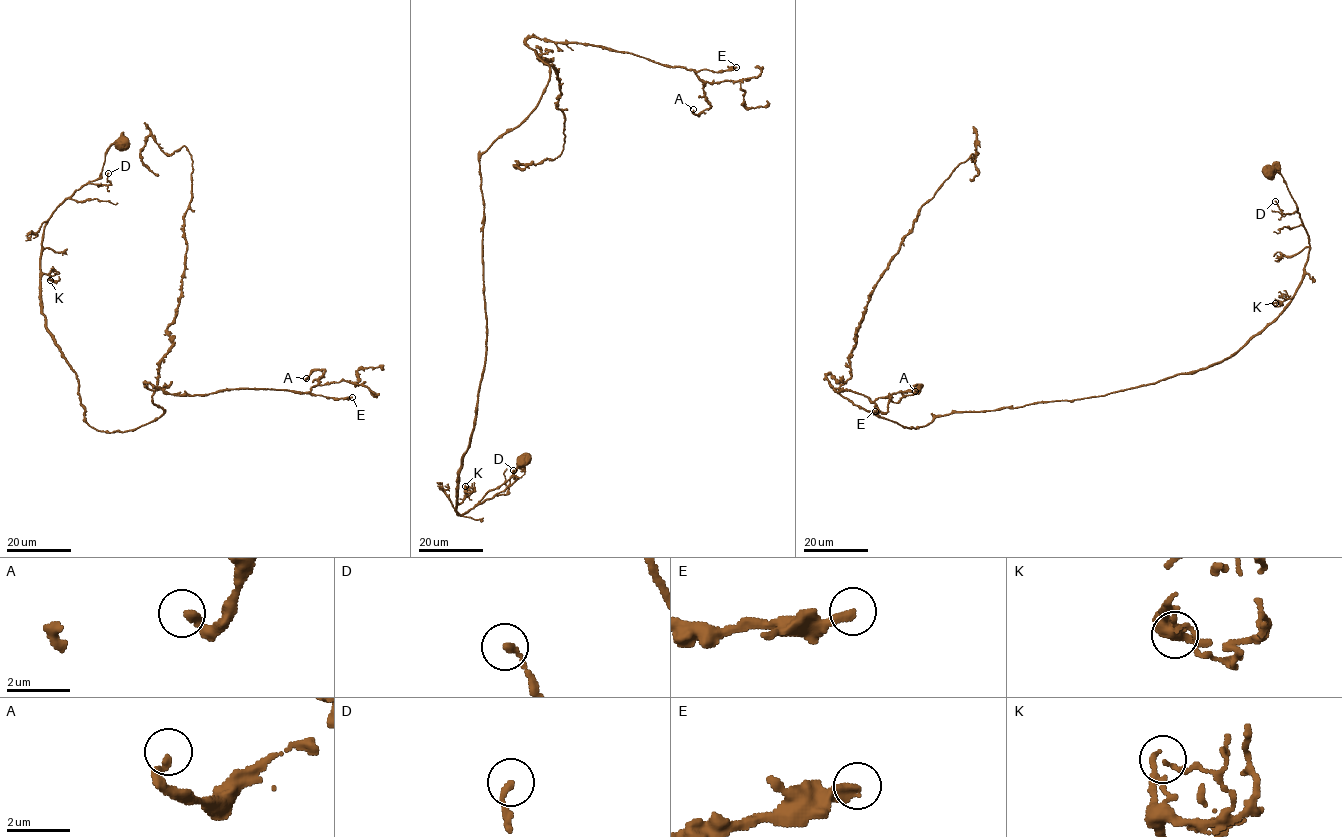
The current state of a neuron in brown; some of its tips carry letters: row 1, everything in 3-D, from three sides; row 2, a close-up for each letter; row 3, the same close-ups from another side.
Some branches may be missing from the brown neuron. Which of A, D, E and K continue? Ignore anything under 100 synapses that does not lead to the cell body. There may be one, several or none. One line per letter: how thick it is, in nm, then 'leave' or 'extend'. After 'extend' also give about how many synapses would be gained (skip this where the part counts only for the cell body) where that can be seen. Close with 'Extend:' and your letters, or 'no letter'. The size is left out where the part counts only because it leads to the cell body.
A: calibre 240 nm; leave
D: calibre 180 nm; leave
E: calibre 340 nm; leave
K: calibre 110 nm; leave
Extend: no letter

